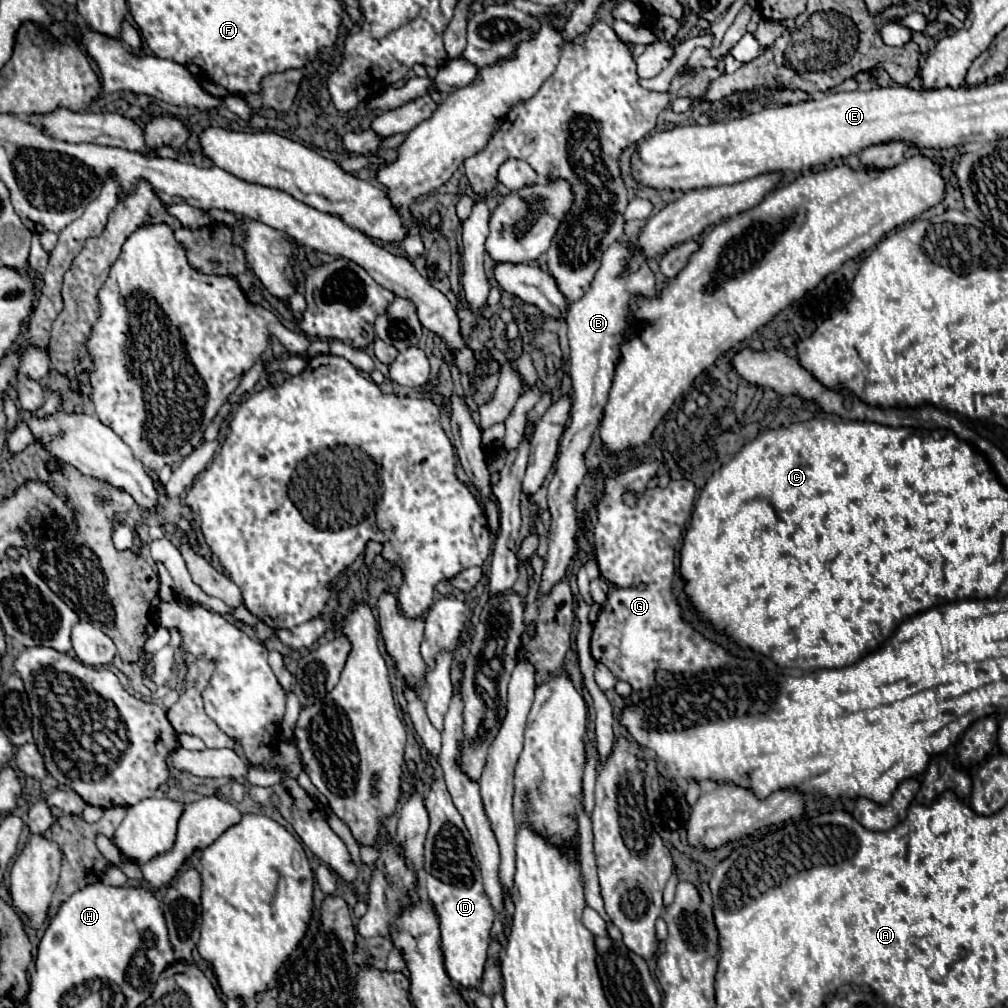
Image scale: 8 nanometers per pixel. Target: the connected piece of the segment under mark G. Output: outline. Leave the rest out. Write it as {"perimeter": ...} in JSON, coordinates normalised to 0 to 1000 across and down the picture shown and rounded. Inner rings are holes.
{"perimeter":[[[637,459],[633,463],[627,463],[625,467],[619,467],[619,471],[611,471],[607,475],[601,475],[601,489],[597,497],[593,499],[593,519],[589,521],[589,545],[595,568],[601,576],[613,580],[613,584],[603,588],[603,596],[595,604],[593,616],[589,618],[587,628],[587,652],[595,658],[599,658],[613,674],[619,674],[627,680],[627,684],[643,684],[649,680],[649,666],[661,664],[667,668],[679,668],[679,666],[696,666],[696,664],[712,664],[722,658],[736,658],[742,664],[748,662],[746,656],[730,656],[726,654],[716,642],[710,638],[704,638],[696,634],[690,626],[687,626],[685,620],[681,620],[675,612],[675,602],[671,600],[671,594],[665,586],[665,578],[669,572],[669,543],[677,535],[677,525],[681,523],[681,517],[687,509],[690,483],[687,477],[667,477],[665,485],[641,485],[641,479],[649,473],[653,459]],[[629,485],[635,487],[637,493],[629,505],[621,503],[615,495],[617,487]],[[657,658],[675,658],[675,662],[659,662]]]}

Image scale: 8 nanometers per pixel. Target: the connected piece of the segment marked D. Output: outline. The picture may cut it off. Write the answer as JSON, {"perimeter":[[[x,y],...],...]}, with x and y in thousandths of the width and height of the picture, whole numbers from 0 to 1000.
{"perimeter":[[[433,763],[431,777],[423,791],[423,803],[427,807],[427,822],[421,844],[421,880],[429,902],[437,916],[437,939],[440,947],[440,961],[444,969],[458,979],[472,979],[478,971],[484,938],[486,938],[486,922],[490,916],[490,900],[486,890],[480,884],[478,868],[474,864],[470,846],[462,832],[462,818],[450,801],[446,787],[442,785],[438,763]]]}

